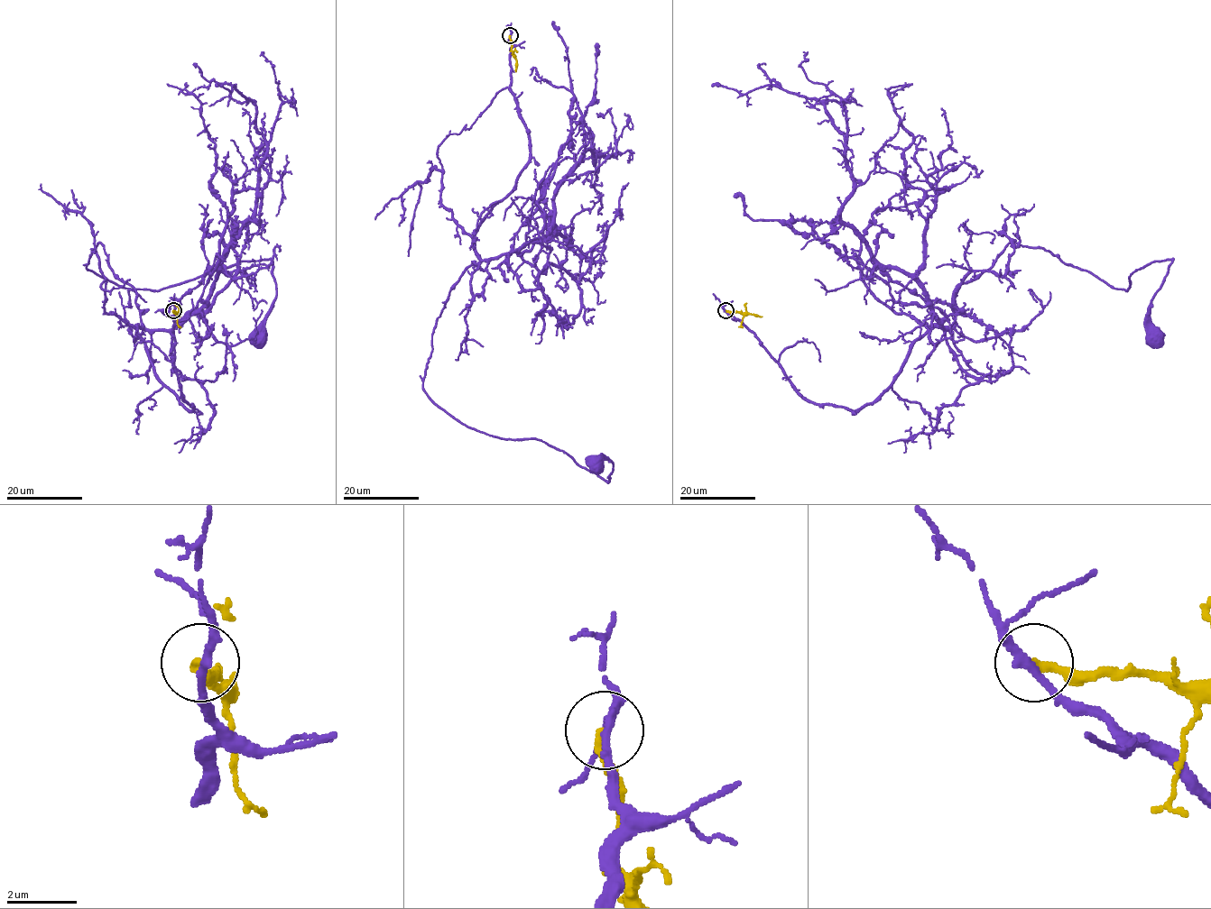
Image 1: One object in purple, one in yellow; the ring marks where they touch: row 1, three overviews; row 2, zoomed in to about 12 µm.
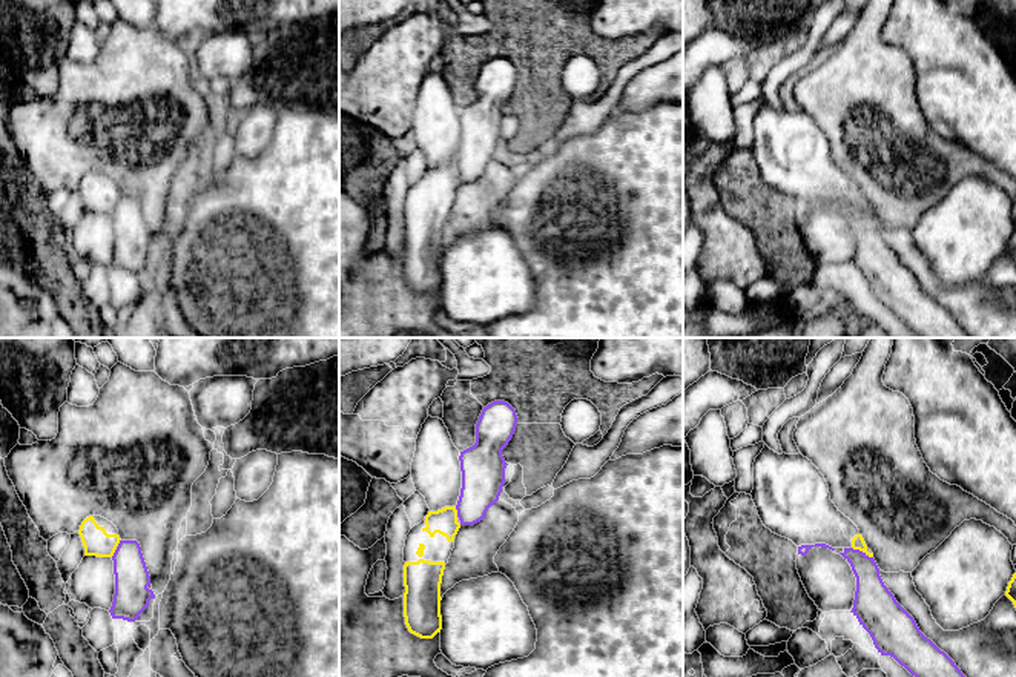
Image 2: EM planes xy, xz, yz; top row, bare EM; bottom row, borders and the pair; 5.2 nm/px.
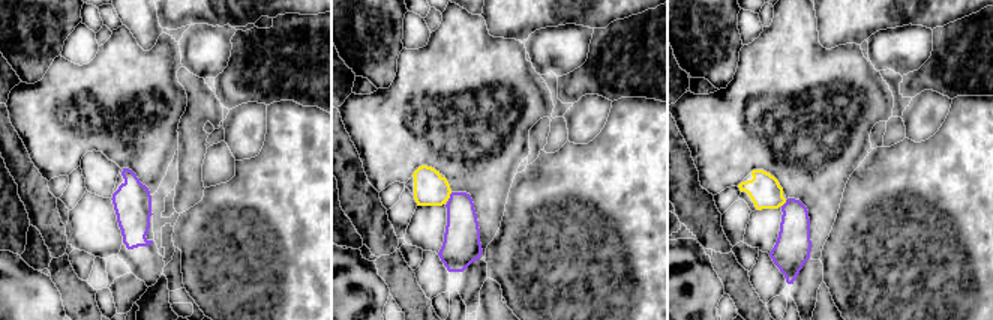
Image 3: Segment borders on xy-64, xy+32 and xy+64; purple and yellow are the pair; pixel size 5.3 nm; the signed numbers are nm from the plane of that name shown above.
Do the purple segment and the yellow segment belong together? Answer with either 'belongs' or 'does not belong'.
does not belong

